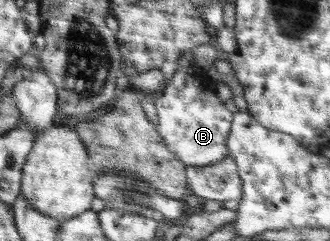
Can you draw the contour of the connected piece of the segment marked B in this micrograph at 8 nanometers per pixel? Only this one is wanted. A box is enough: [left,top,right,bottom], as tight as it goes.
[153,64,234,167]

